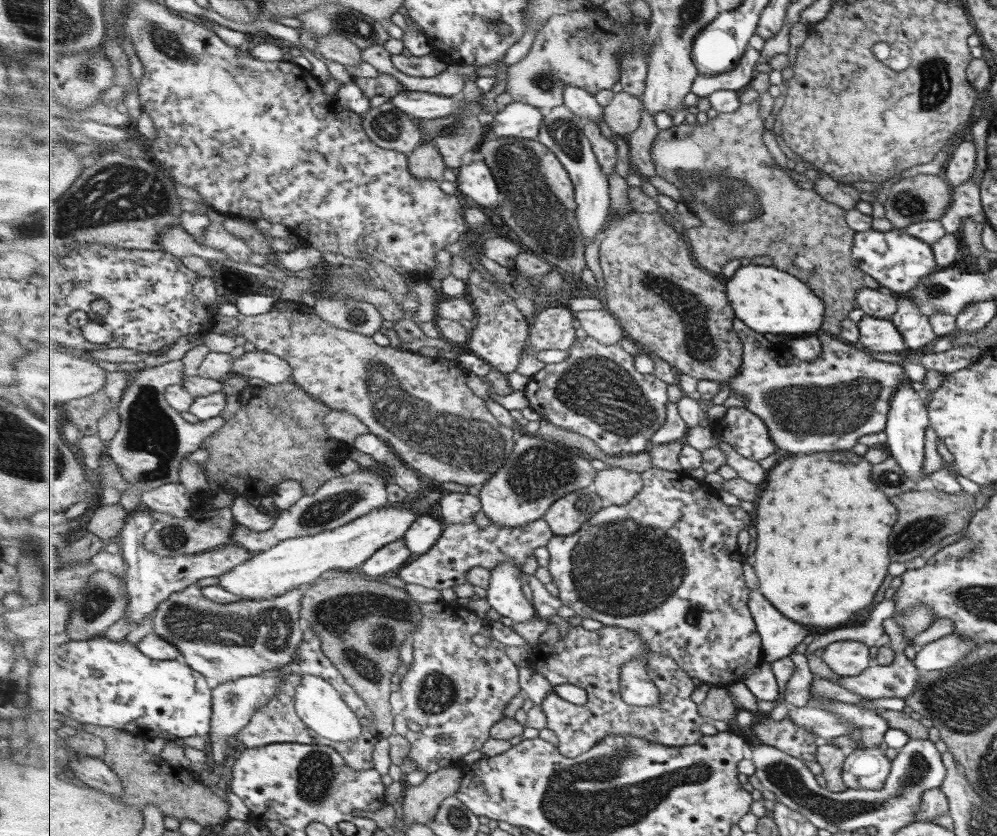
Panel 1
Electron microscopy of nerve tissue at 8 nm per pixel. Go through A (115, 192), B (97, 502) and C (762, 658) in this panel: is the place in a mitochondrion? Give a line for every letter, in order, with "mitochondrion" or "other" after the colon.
A: mitochondrion
B: other
C: other

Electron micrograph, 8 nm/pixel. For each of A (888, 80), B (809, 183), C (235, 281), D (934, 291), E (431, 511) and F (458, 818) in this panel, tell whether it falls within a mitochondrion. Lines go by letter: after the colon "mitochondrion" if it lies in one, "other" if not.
A: other
B: other
C: mitochondrion
D: mitochondrion
E: other
F: mitochondrion

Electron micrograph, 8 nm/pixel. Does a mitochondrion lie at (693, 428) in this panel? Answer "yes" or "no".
no

